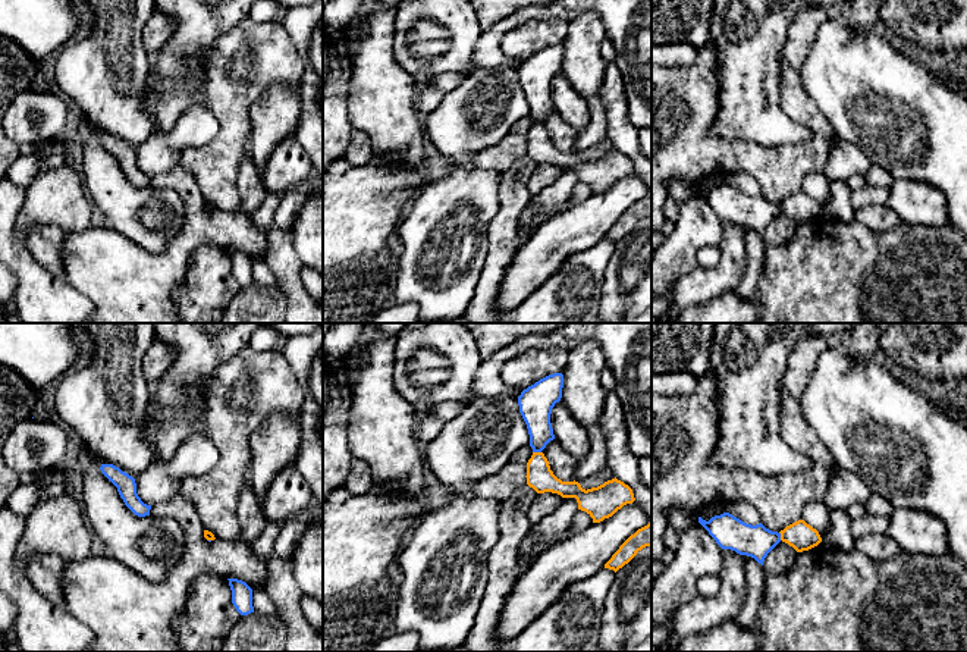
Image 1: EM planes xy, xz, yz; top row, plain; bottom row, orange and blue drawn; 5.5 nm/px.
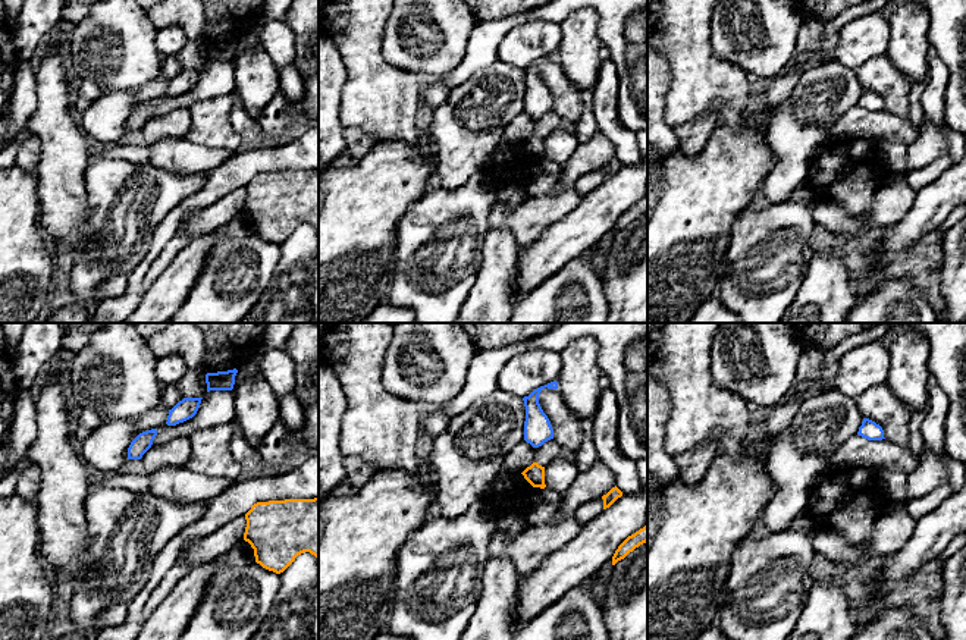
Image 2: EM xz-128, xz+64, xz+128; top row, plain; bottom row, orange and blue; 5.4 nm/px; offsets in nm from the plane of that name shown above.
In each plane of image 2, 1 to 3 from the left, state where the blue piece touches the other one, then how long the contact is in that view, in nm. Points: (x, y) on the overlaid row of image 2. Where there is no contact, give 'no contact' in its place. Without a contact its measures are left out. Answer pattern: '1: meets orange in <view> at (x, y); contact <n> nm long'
1: no contact
2: no contact
3: no contact

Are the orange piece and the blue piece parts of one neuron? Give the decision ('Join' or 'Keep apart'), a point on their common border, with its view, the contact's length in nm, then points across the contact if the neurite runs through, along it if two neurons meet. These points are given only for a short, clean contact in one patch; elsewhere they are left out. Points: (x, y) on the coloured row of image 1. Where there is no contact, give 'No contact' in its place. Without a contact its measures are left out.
Keep apart. Touches orange at xz (537, 453). Shared border 50 nm. Boundary: xz (533, 451), (540, 453)

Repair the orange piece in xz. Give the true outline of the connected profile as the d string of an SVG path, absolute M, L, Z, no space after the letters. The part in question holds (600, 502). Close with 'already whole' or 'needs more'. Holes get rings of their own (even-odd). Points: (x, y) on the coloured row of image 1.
M533 452L531 458L527 463L527 485L533 488L537 493L552 492L558 493L562 498L575 498L578 502L578 510L585 511L593 523L600 523L605 518L612 517L618 510L627 504L635 501L632 489L616 477L605 482L603 485L591 489L583 489L578 482L562 482L550 470L549 461L543 452Z; already whole

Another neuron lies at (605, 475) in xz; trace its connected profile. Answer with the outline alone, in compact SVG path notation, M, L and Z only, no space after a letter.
M605 467L599 473L580 480L578 483L581 485L583 489L587 490L587 489L591 489L591 488L597 488L597 486L600 486L605 482L612 480L612 479L615 479L613 473L609 468Z

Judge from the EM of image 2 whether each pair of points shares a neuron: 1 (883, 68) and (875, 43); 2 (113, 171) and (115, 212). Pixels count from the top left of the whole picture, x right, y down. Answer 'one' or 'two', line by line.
1: two
2: one

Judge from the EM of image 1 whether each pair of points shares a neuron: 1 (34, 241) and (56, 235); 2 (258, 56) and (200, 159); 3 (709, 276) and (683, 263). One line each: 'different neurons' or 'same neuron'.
1: same neuron
2: same neuron
3: different neurons

